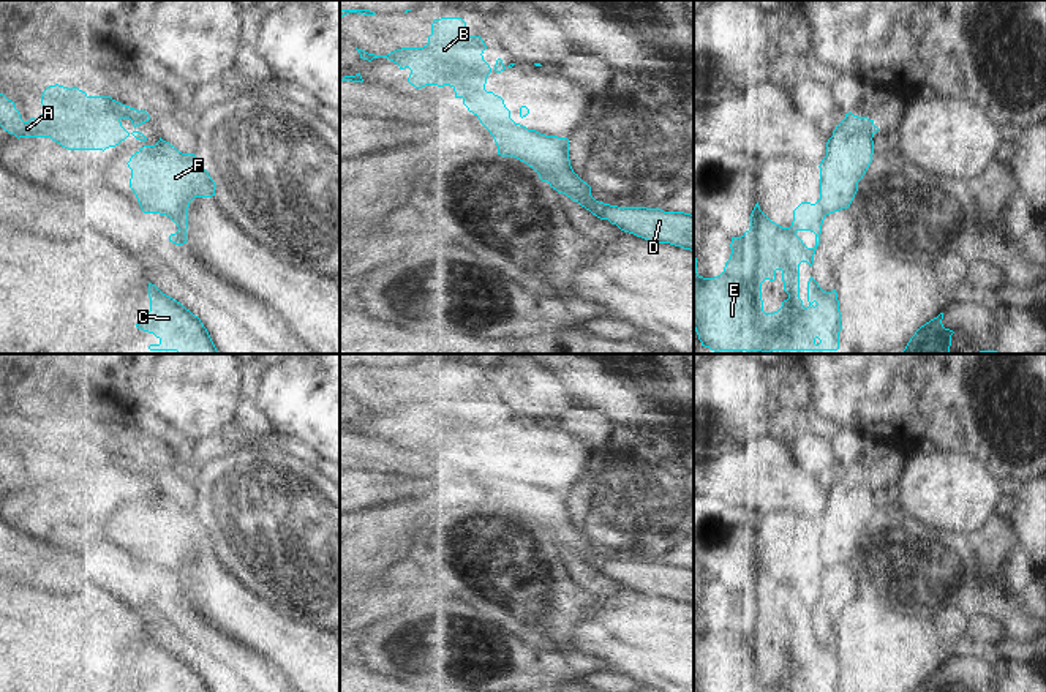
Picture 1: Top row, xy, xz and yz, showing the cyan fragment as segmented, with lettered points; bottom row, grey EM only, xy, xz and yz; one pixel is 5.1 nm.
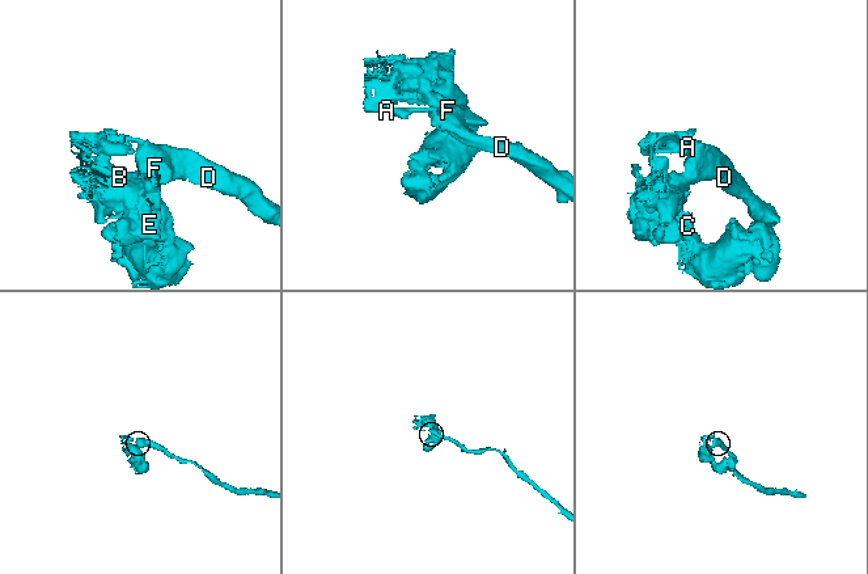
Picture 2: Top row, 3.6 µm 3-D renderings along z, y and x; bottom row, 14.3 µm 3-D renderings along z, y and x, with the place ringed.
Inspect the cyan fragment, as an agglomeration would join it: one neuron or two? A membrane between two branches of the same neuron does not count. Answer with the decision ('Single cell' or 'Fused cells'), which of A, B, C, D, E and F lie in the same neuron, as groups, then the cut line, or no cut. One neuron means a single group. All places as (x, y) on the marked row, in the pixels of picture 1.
Fused cells. Groups: A B C E / D F. Split along xy (130, 185), (146, 187), (166, 207), (187, 209)

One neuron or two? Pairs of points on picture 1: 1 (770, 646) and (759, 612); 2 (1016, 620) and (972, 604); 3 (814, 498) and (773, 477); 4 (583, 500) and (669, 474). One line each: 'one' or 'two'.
1: one
2: one
3: one
4: one

